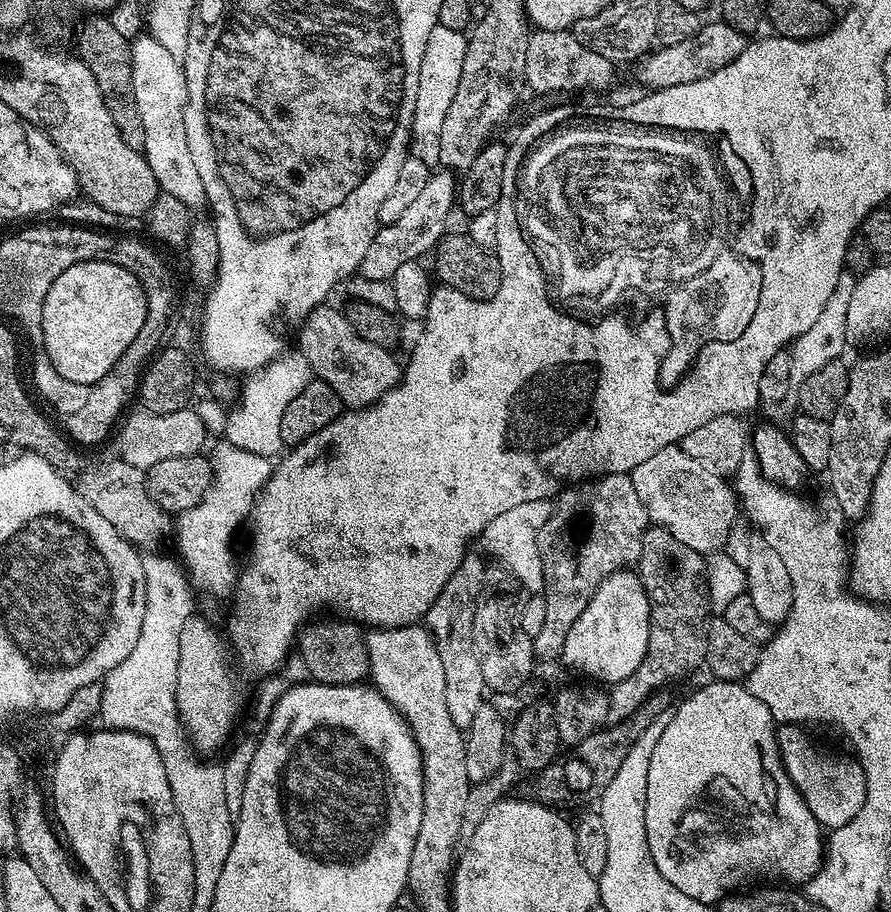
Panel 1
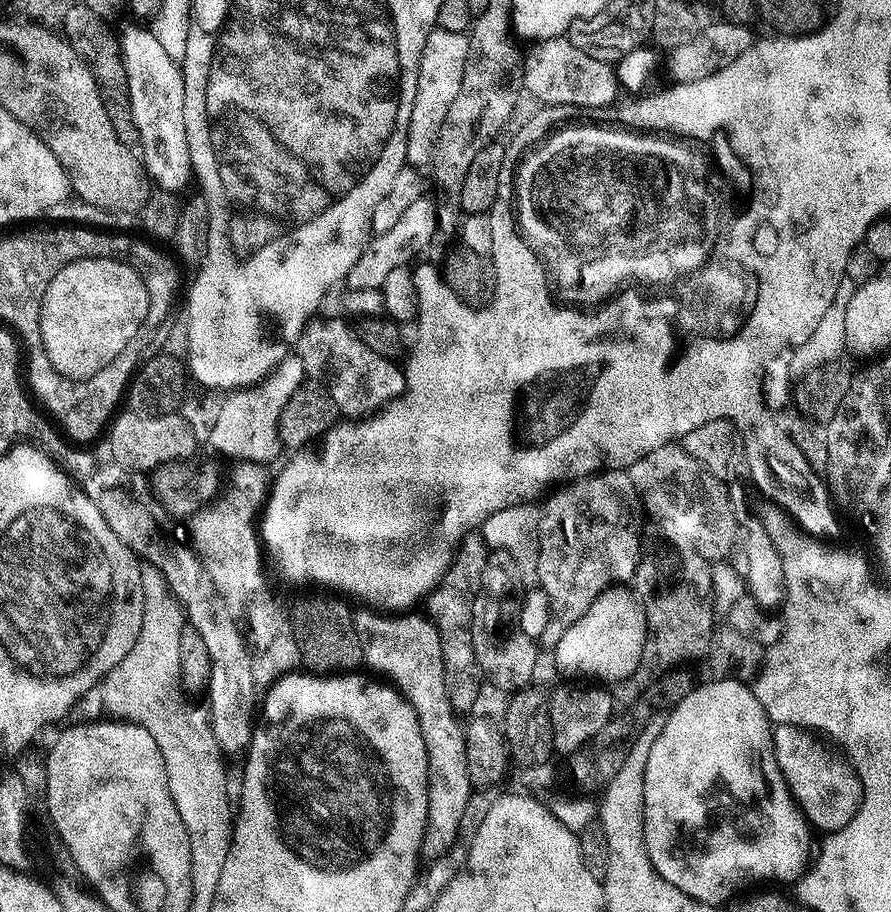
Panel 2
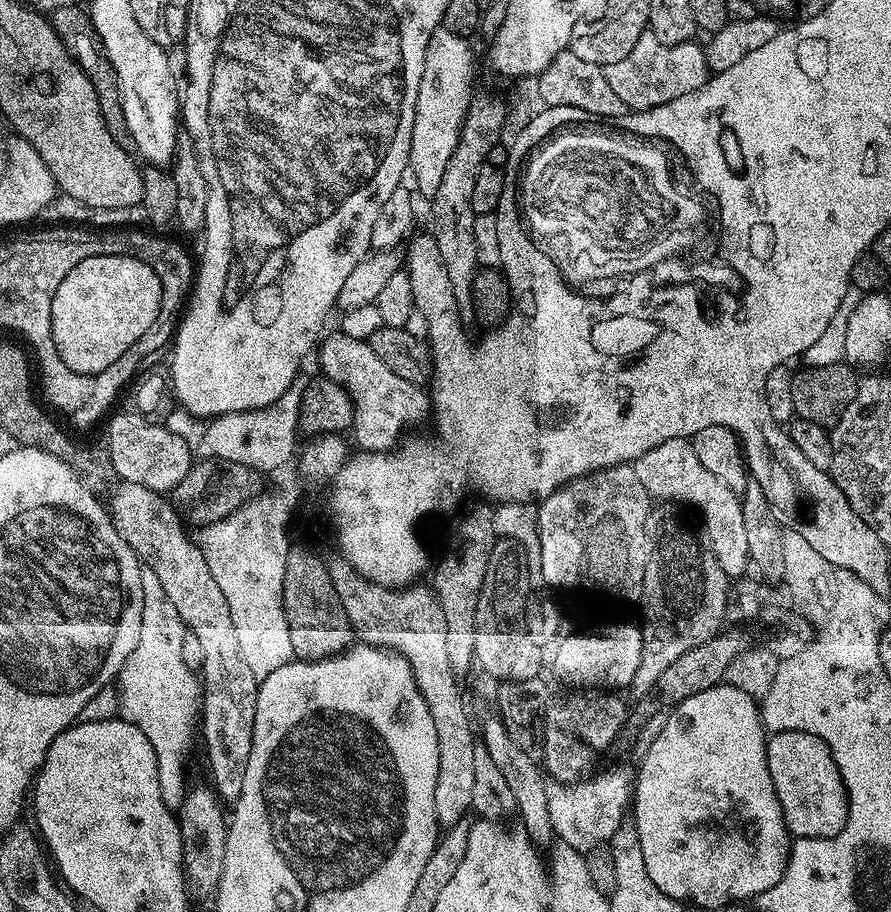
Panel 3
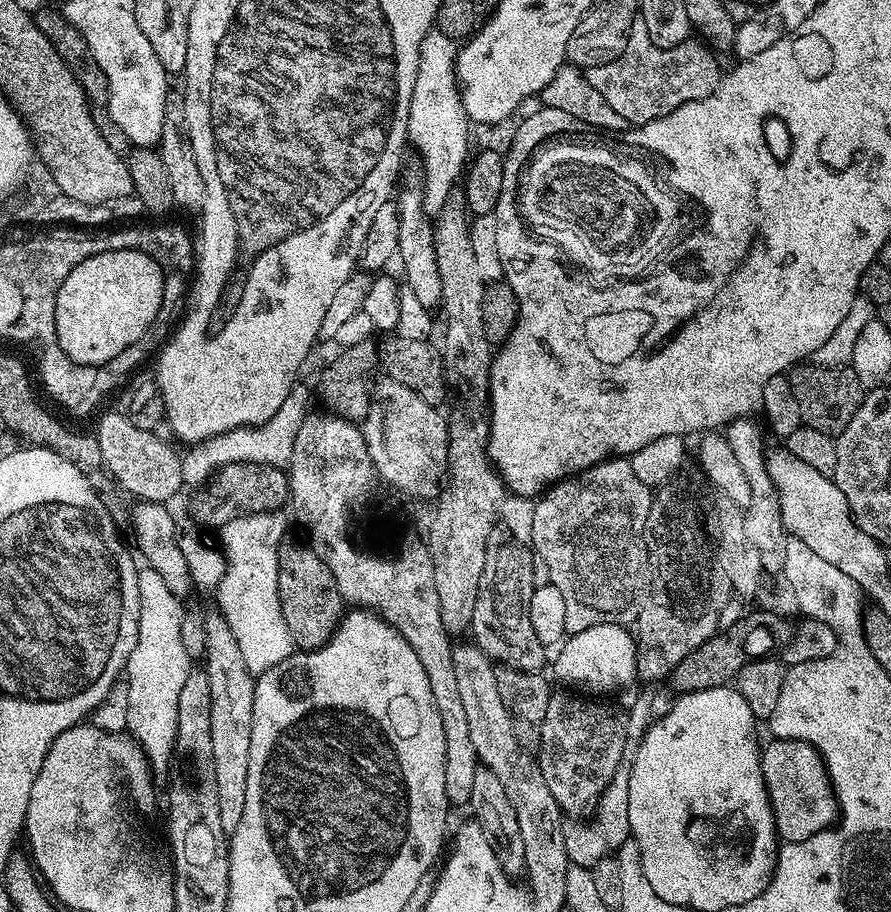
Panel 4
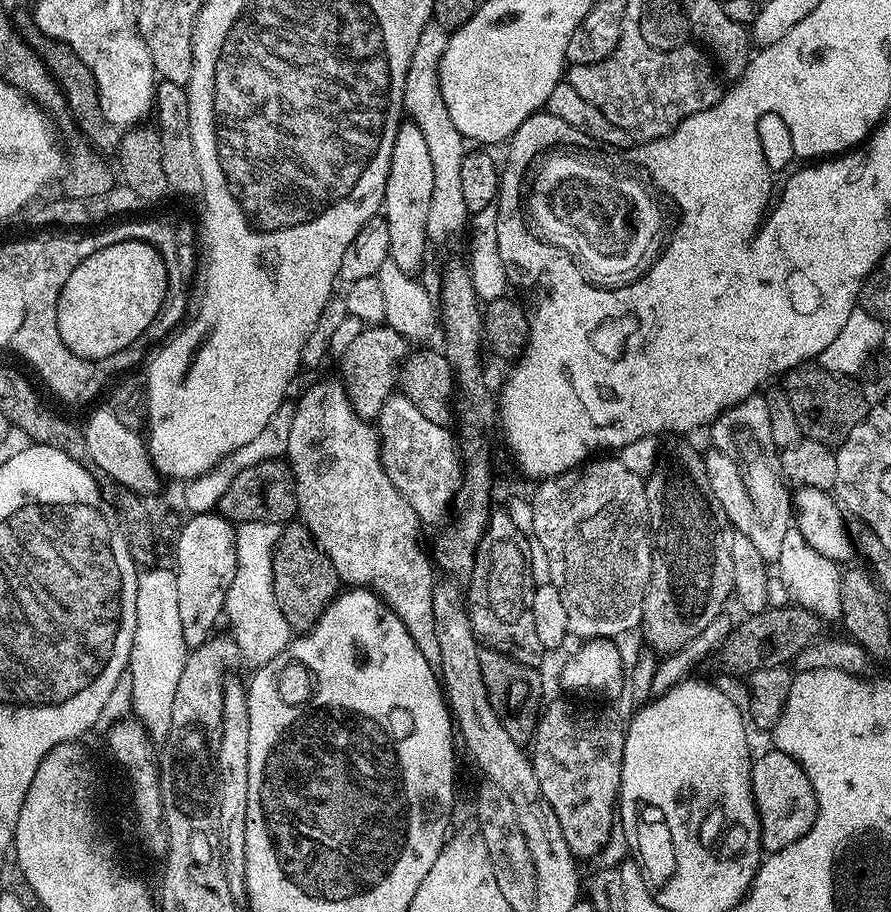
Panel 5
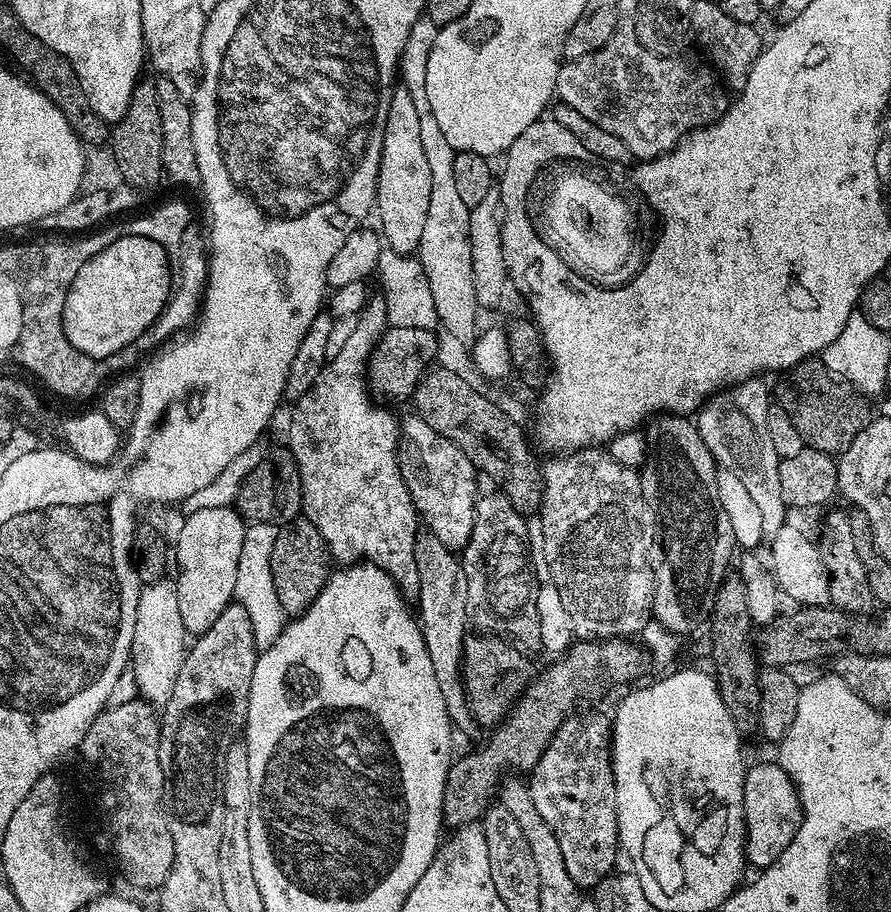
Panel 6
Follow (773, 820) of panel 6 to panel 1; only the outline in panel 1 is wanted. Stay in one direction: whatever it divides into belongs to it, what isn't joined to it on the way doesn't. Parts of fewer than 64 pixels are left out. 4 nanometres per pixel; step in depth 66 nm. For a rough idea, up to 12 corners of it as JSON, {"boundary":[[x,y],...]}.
{"boundary":[[776,731],[780,759],[815,820],[831,830],[866,800],[855,757]]}

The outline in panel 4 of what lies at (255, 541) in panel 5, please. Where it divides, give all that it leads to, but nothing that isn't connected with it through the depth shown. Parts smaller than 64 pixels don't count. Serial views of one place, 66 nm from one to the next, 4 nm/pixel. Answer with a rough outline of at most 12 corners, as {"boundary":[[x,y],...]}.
{"boundary":[[284,514],[219,529],[219,611],[264,668],[294,651],[278,598]]}

